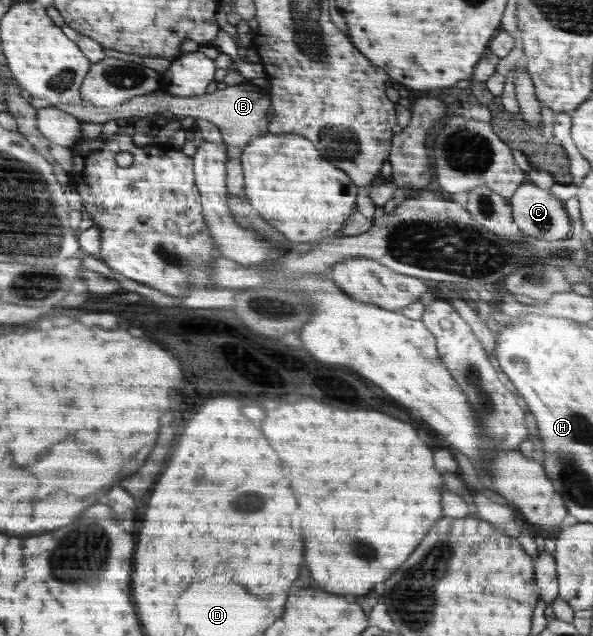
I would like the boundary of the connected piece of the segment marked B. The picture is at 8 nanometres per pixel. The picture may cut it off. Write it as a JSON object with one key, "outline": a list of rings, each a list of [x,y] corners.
{"outline":[[[252,82],[240,83],[227,86],[225,89],[218,89],[215,93],[194,97],[182,97],[173,92],[171,88],[163,87],[159,91],[149,92],[129,100],[125,104],[116,107],[97,107],[93,104],[75,102],[71,104],[57,104],[55,107],[77,116],[82,121],[105,124],[111,120],[125,118],[130,122],[137,118],[150,118],[158,115],[163,110],[171,110],[177,117],[186,121],[189,116],[197,120],[205,118],[215,122],[221,127],[222,141],[225,146],[237,146],[243,148],[250,144],[258,136],[267,134],[269,131],[271,98],[269,91],[254,85]]]}

